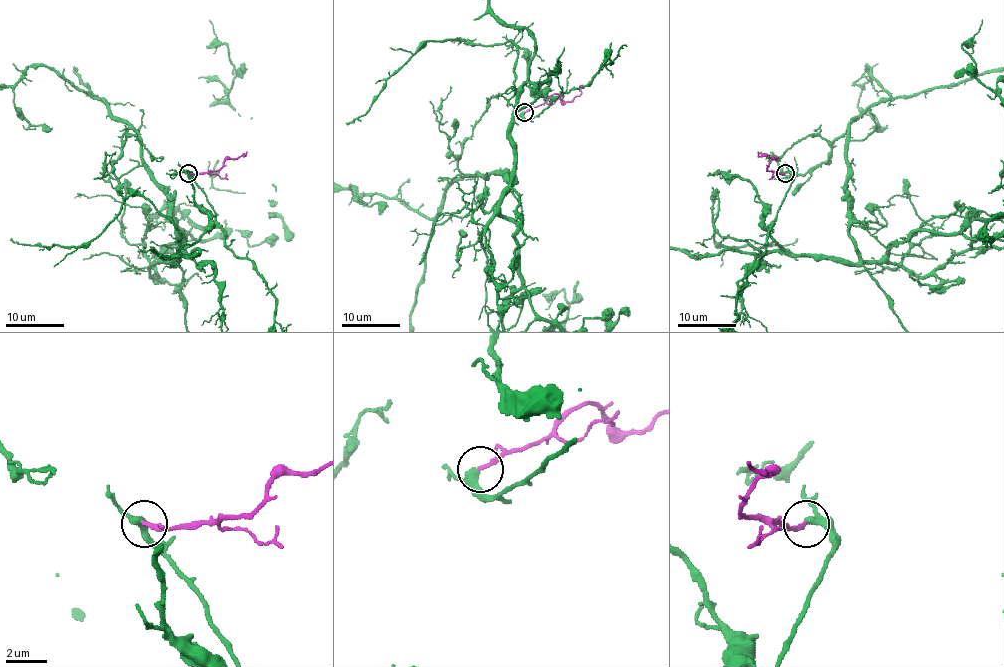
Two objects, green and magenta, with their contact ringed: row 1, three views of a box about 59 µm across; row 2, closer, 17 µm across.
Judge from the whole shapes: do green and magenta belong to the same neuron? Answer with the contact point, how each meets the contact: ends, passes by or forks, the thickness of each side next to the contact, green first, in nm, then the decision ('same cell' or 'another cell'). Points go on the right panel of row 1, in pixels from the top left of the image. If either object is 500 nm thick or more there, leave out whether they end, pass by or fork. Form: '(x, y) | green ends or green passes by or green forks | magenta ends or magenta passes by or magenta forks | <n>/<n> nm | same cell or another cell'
(785, 173) | green passes by | magenta ends | 320/200 nm | same cell

